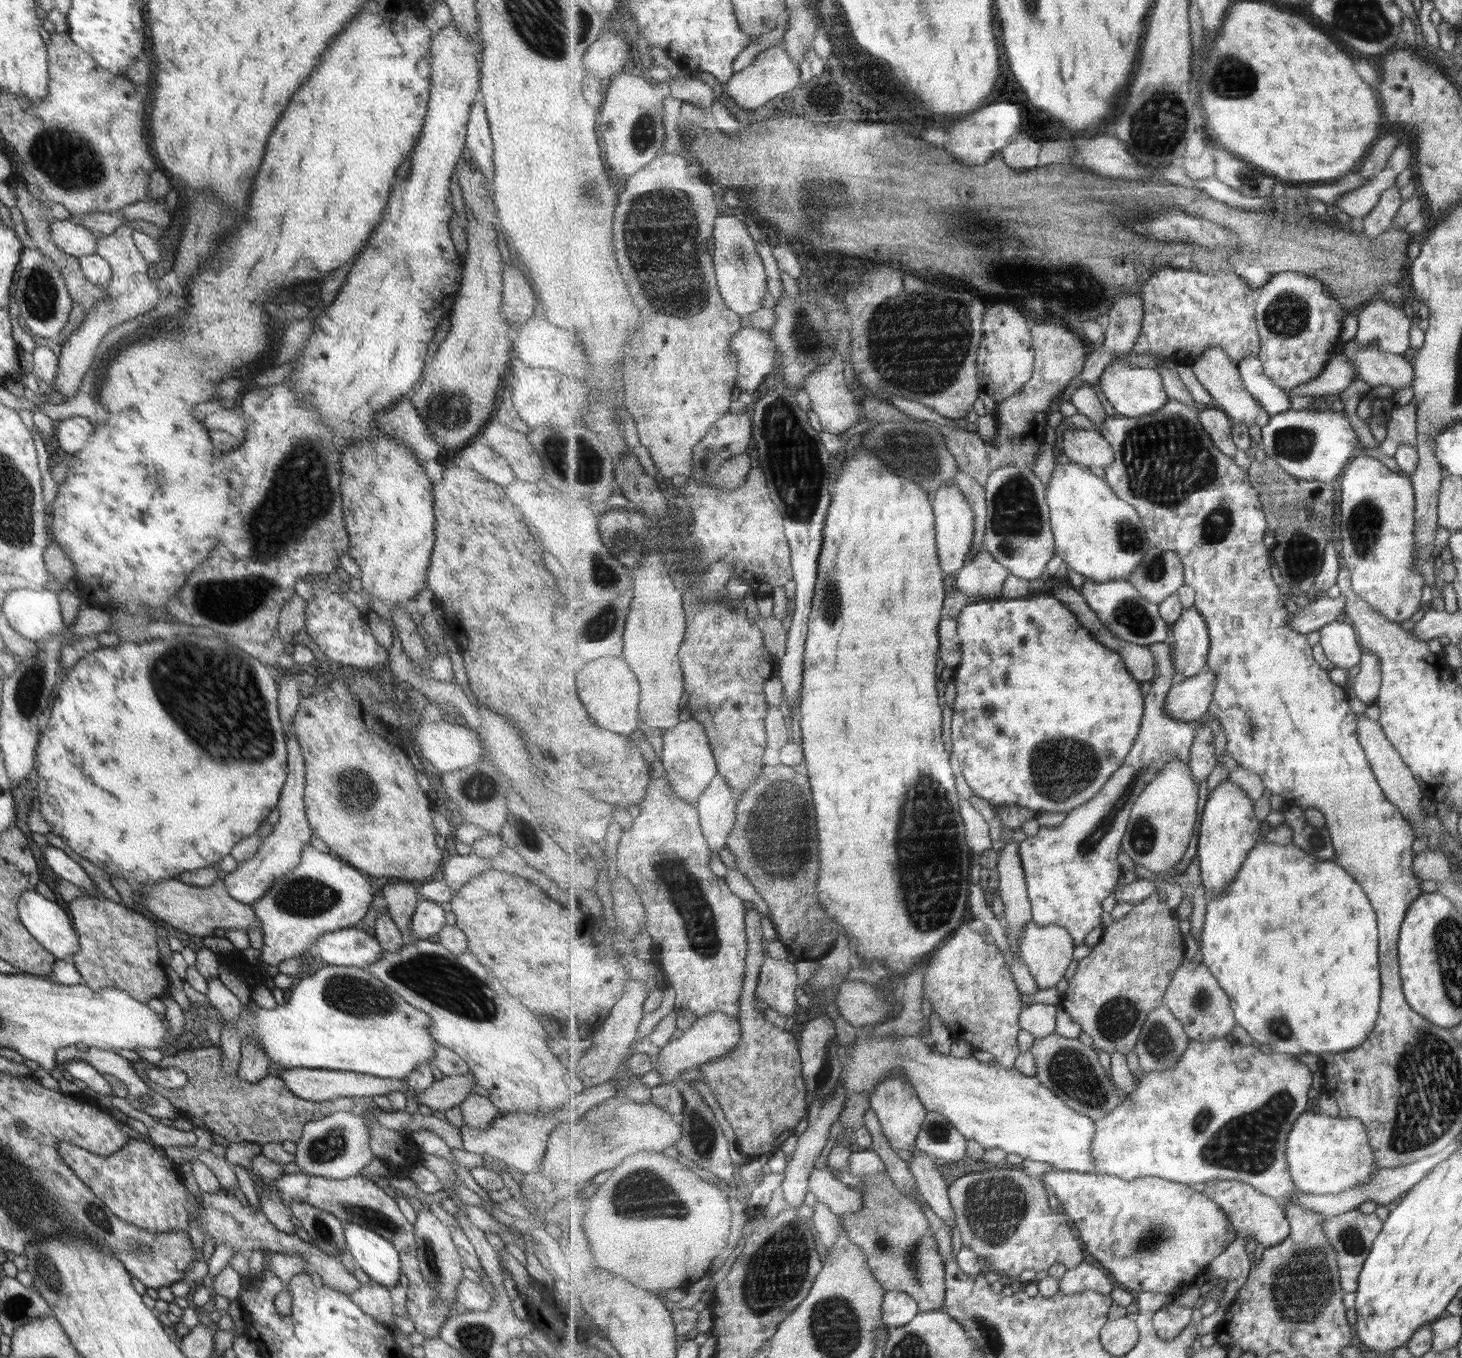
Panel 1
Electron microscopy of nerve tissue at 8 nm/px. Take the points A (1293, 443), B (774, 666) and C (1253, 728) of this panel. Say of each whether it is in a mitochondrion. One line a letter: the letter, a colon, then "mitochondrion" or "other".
A: mitochondrion
B: other
C: mitochondrion

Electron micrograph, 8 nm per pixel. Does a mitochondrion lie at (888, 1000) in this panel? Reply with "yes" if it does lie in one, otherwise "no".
no

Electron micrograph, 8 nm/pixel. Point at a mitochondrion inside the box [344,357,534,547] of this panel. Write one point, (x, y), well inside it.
(450, 411)

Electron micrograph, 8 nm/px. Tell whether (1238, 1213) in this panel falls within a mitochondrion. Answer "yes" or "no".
no

